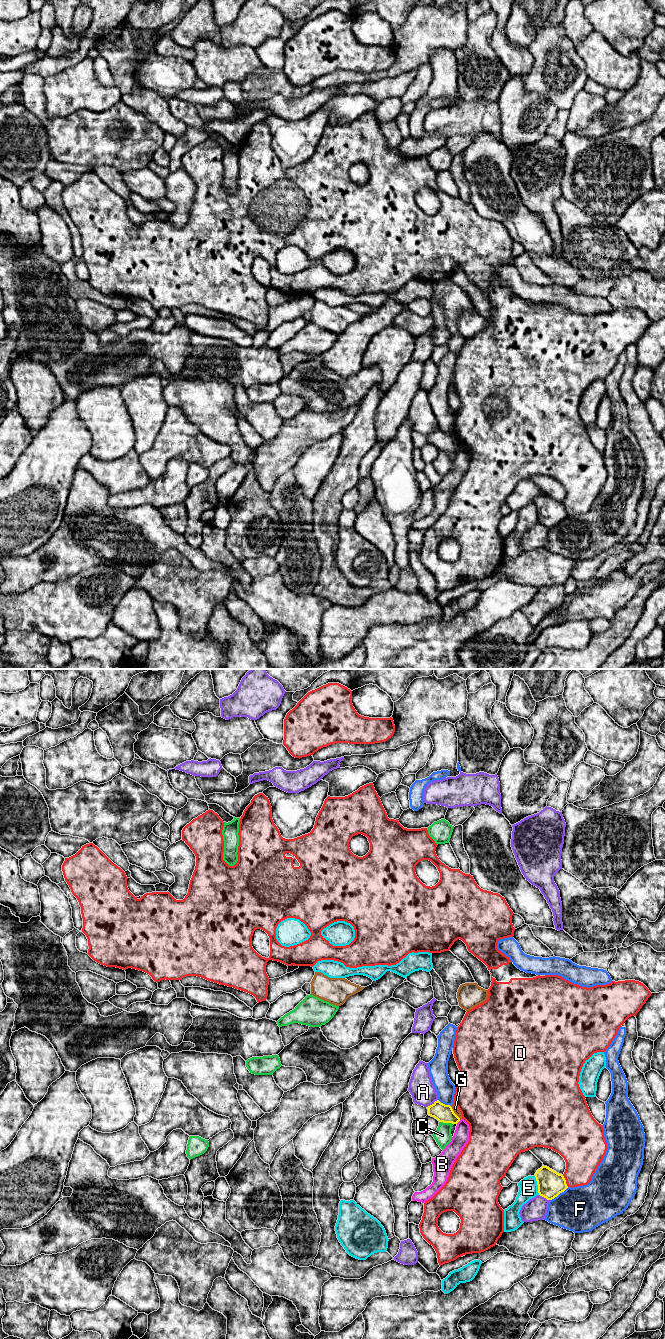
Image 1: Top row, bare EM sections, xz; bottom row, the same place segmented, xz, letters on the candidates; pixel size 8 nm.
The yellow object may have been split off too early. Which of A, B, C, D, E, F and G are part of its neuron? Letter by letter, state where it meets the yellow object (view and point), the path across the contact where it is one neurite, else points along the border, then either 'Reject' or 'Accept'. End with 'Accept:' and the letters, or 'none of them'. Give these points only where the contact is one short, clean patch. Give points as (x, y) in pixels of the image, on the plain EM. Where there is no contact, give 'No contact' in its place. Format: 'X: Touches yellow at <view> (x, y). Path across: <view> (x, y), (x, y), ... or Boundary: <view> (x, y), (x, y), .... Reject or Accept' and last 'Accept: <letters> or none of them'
A: Touches yellow at xz (432, 432). Reject
B: Touches yellow at xz (458, 449). Boundary: xz (460, 448), (456, 451). Reject
C: Touches yellow at xz (446, 450). Reject
D: Touches yellow at xz (565, 509). Reject
E: Touches yellow at xz (537, 512). Reject
F: Touches yellow at xz (558, 522). Reject
G: Touches yellow at xz (454, 441). Reject
Accept: none of them

